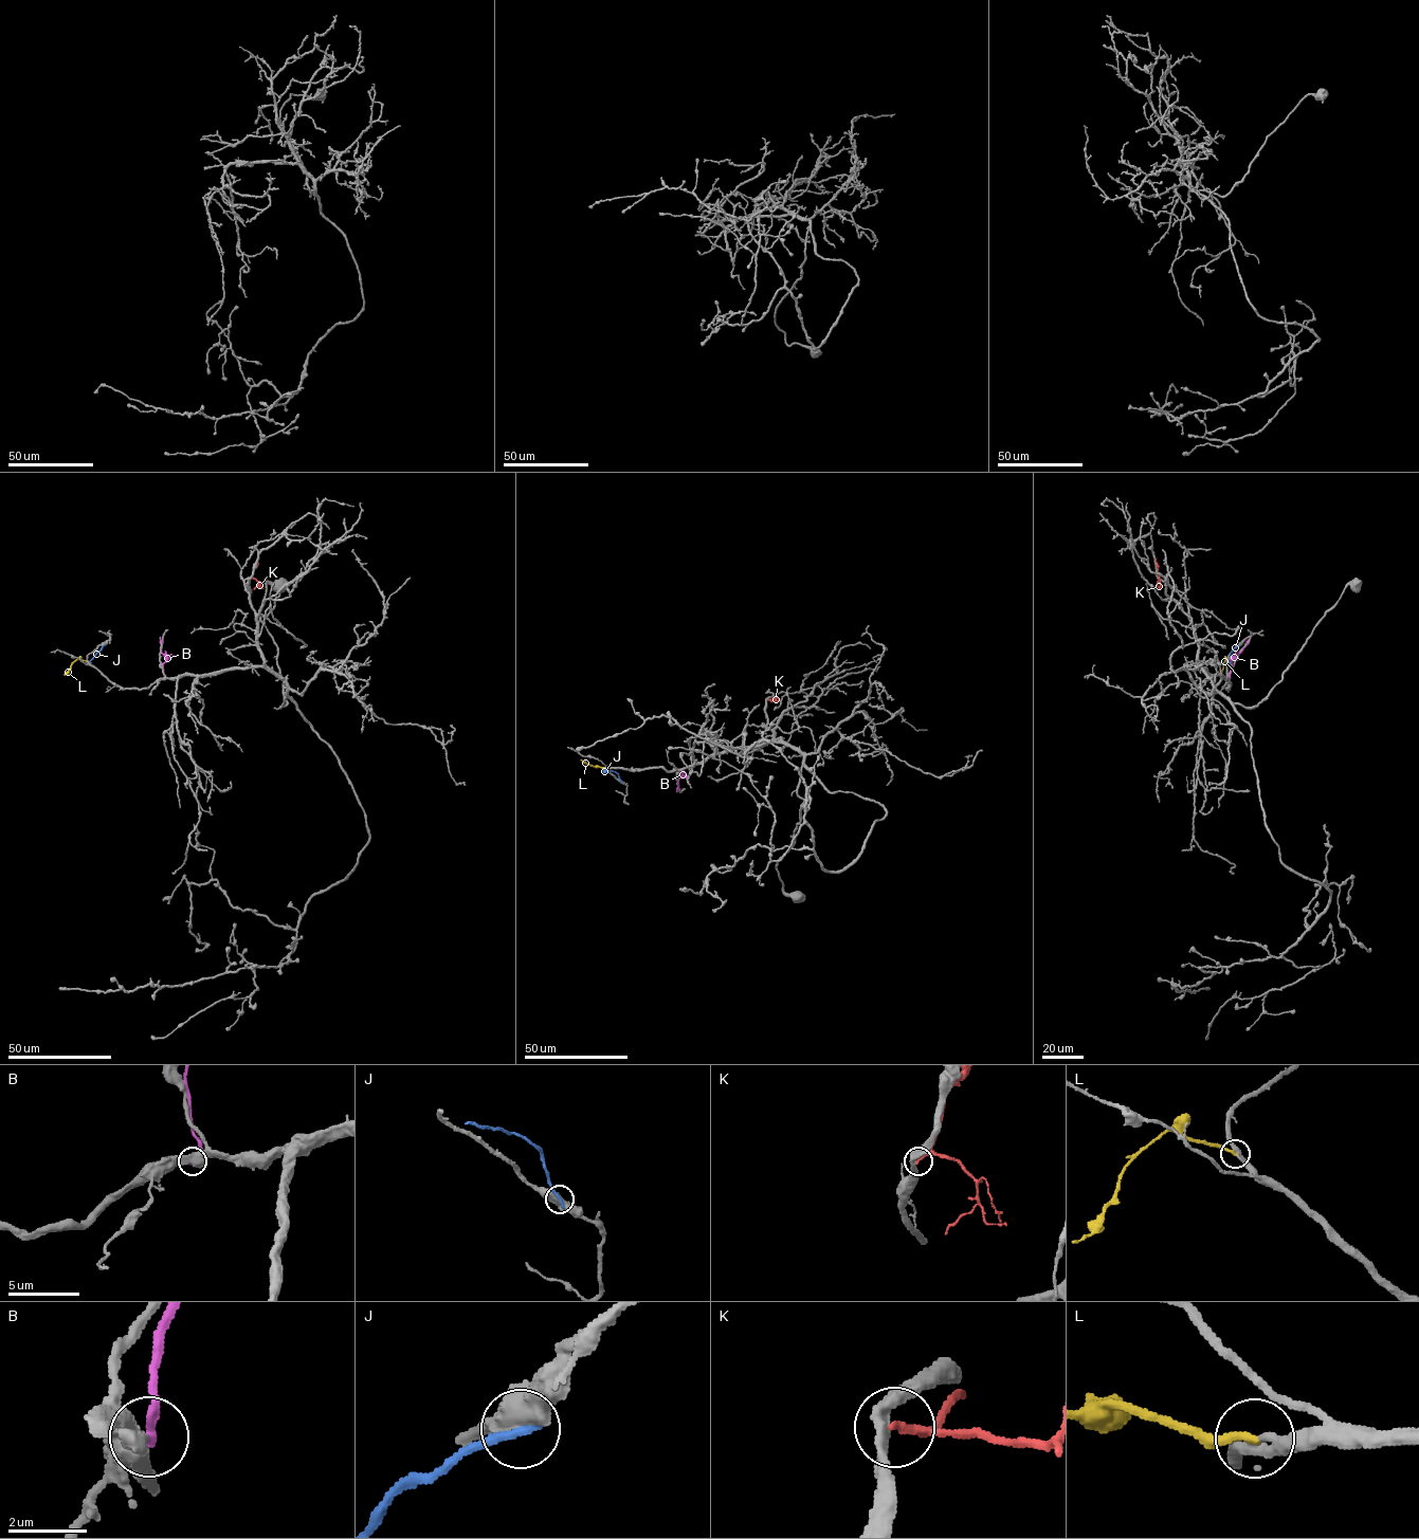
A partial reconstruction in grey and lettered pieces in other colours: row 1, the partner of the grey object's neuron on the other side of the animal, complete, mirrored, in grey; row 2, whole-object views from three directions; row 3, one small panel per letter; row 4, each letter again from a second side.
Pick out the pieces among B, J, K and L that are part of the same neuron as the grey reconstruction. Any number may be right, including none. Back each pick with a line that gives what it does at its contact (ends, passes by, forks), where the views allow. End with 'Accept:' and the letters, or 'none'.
L: It ends there
Accept: L

